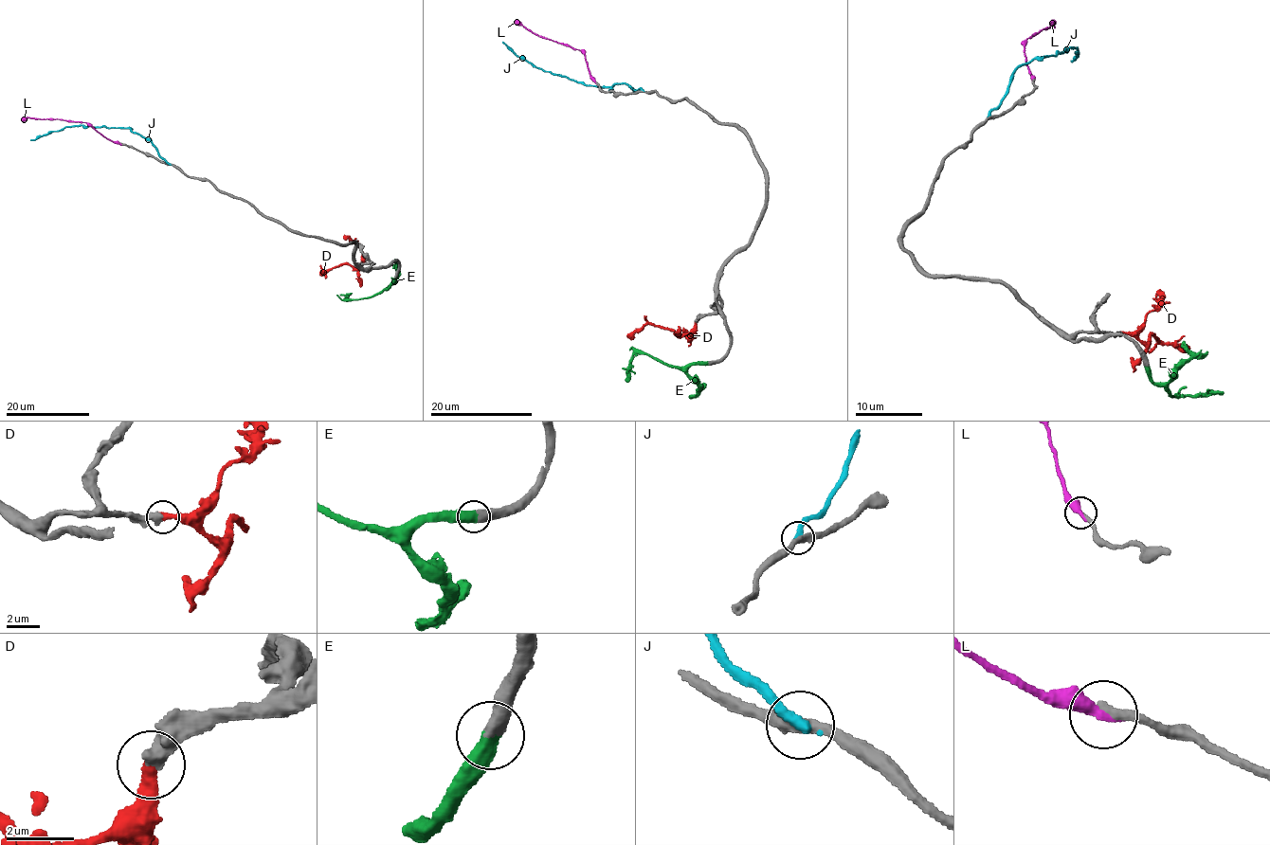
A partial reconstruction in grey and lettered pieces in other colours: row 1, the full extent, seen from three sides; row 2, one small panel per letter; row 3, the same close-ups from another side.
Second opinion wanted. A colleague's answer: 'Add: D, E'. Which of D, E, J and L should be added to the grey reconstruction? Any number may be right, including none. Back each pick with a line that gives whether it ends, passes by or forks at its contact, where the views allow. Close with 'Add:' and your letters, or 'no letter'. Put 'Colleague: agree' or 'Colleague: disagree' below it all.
D: it ends
E: it ends
Add: D, E
Colleague: agree

